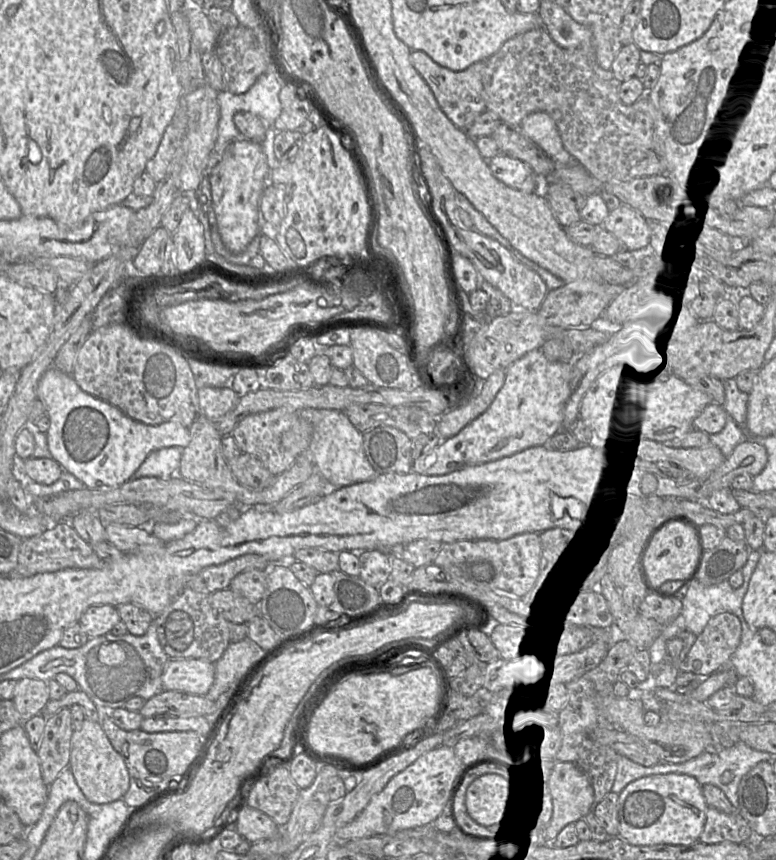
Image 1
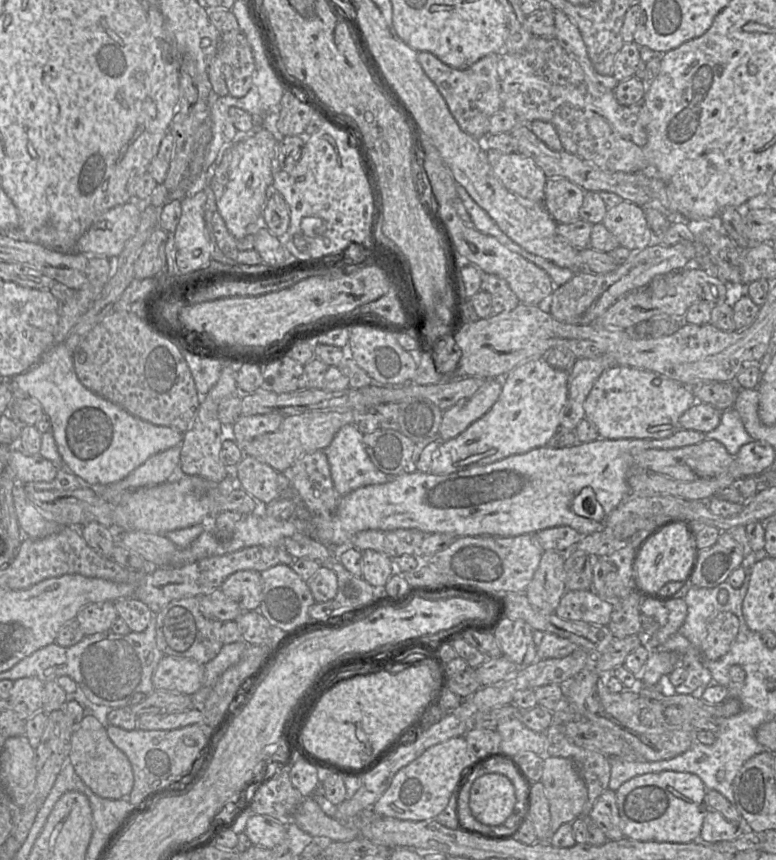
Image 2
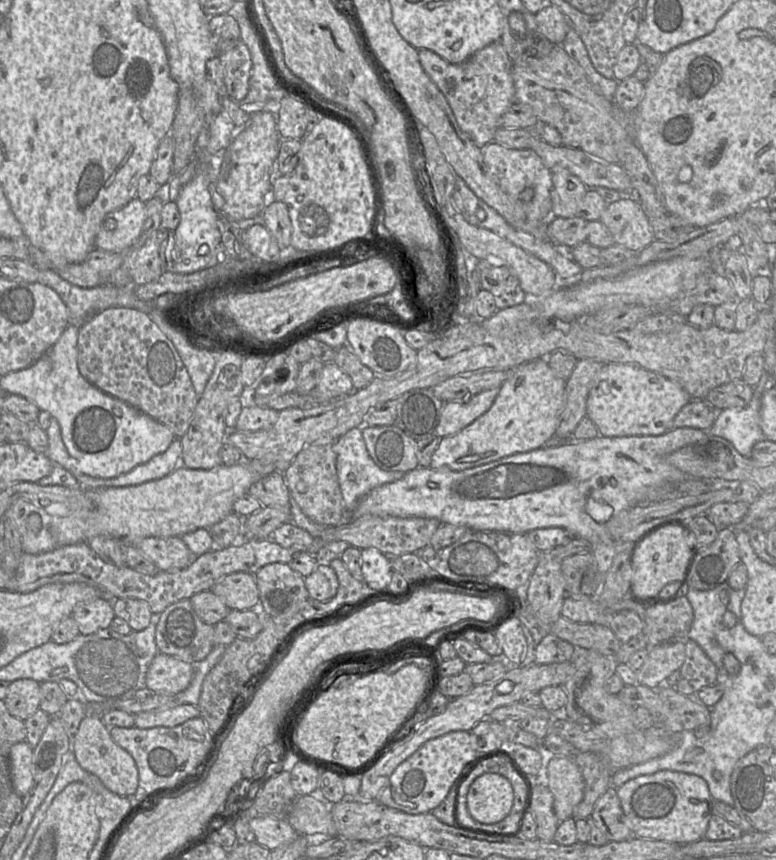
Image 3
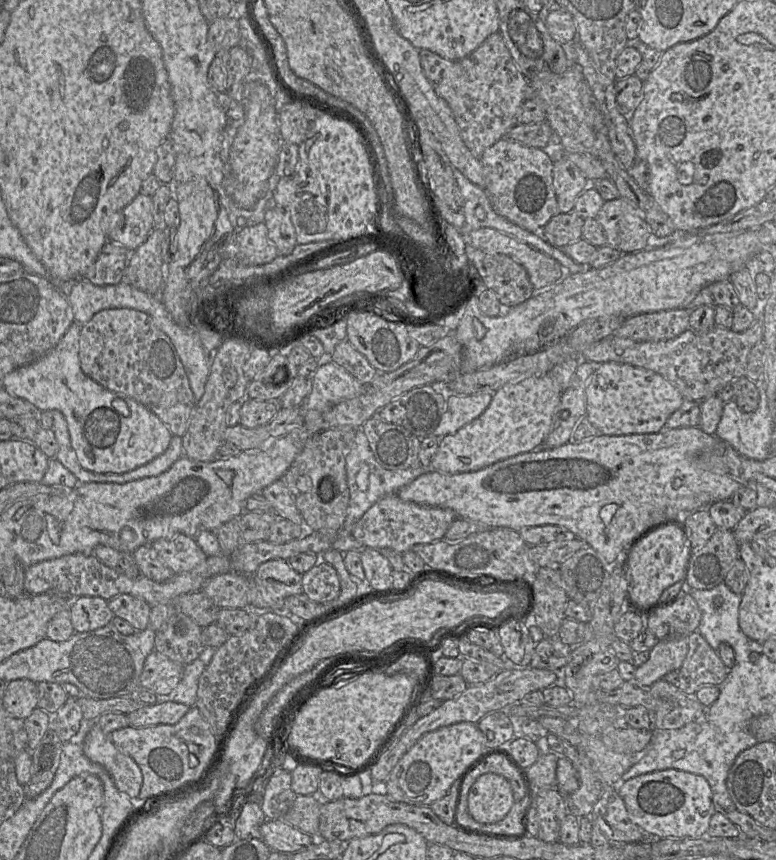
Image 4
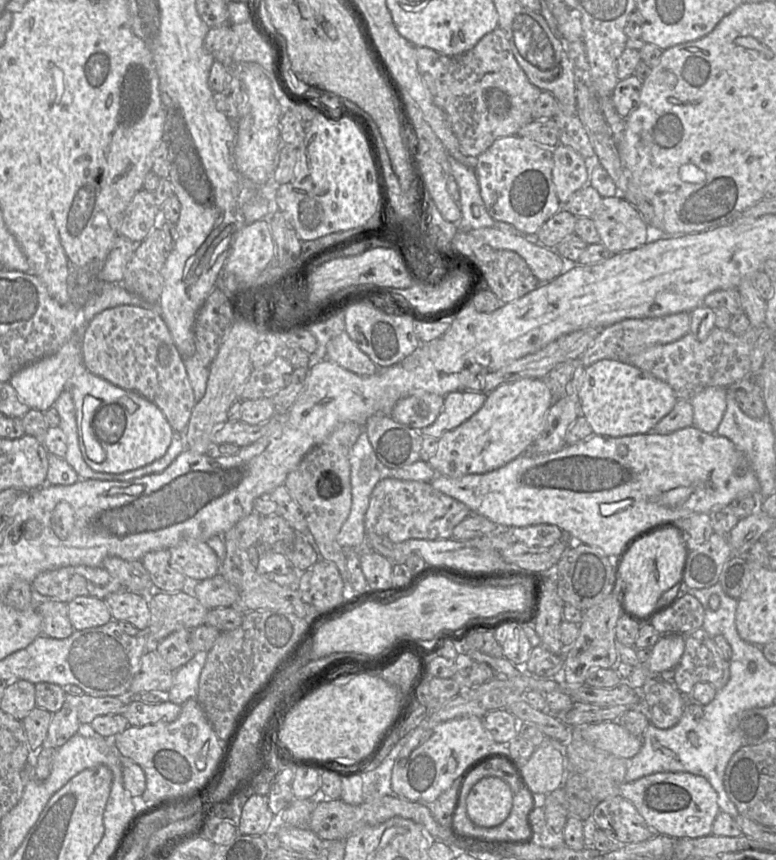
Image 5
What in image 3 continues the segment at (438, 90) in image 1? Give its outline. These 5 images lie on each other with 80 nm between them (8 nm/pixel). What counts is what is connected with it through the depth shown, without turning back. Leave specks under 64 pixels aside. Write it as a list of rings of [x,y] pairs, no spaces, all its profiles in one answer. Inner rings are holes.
[[[501,40],[478,50],[460,64],[452,64],[427,49],[418,50],[420,64],[447,99],[456,121],[463,132],[479,147],[494,141],[501,126],[501,117],[515,101],[512,76],[513,62]]]

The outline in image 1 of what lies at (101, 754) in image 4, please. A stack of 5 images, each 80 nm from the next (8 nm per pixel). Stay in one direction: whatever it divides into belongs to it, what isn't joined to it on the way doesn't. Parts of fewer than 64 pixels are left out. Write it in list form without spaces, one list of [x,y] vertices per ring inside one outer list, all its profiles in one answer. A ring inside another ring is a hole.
[[[85,719],[71,737],[69,768],[86,799],[94,804],[108,804],[122,799],[130,779],[124,758],[113,748],[98,722]]]

